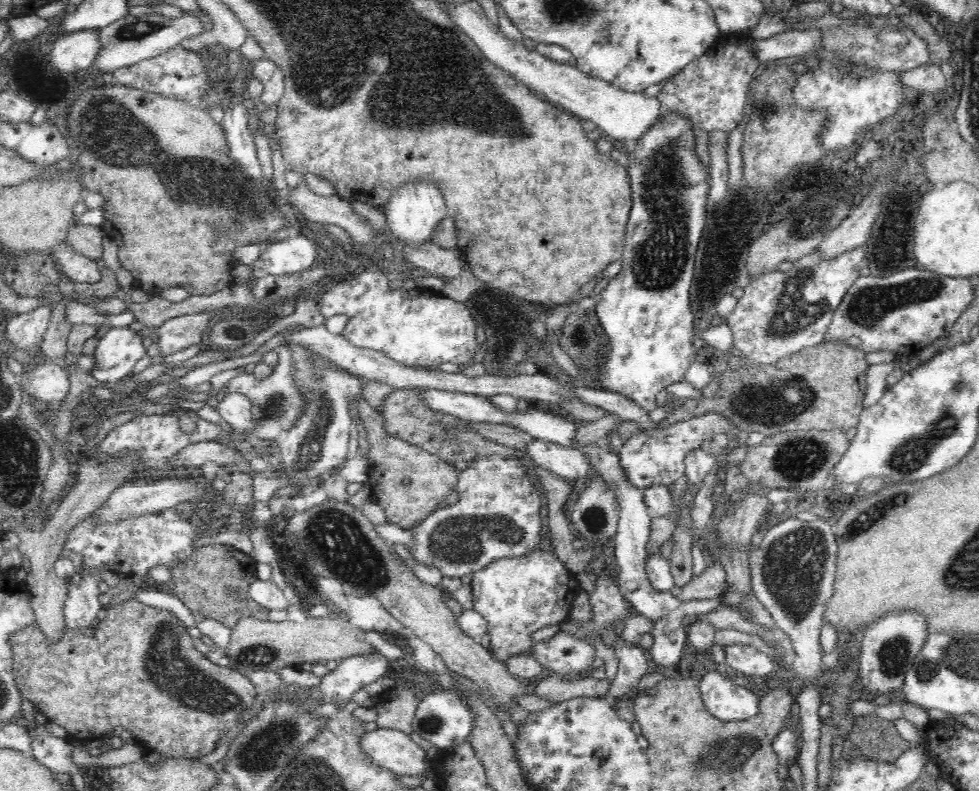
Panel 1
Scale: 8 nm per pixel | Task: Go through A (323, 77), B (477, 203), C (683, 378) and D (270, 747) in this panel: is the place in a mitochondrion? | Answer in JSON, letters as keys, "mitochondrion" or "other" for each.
{"A":"mitochondrion","B":"other","C":"other","D":"mitochondrion"}

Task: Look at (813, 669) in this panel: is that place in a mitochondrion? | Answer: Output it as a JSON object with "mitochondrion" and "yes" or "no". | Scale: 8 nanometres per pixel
{"mitochondrion":"no"}

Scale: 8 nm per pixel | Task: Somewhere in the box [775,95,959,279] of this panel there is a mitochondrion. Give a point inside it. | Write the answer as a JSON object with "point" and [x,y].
{"point":[816,215]}

